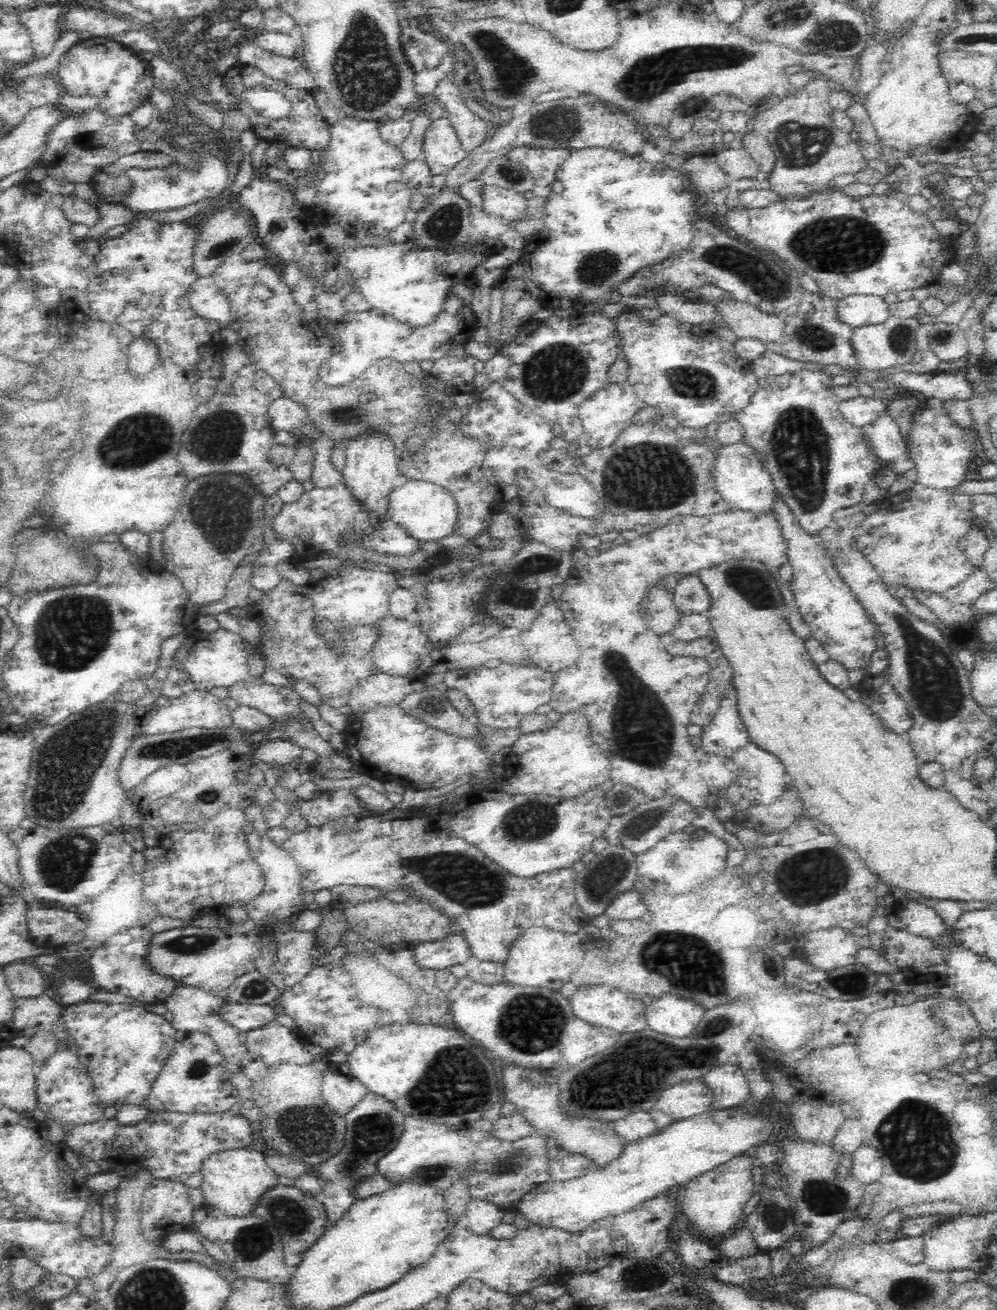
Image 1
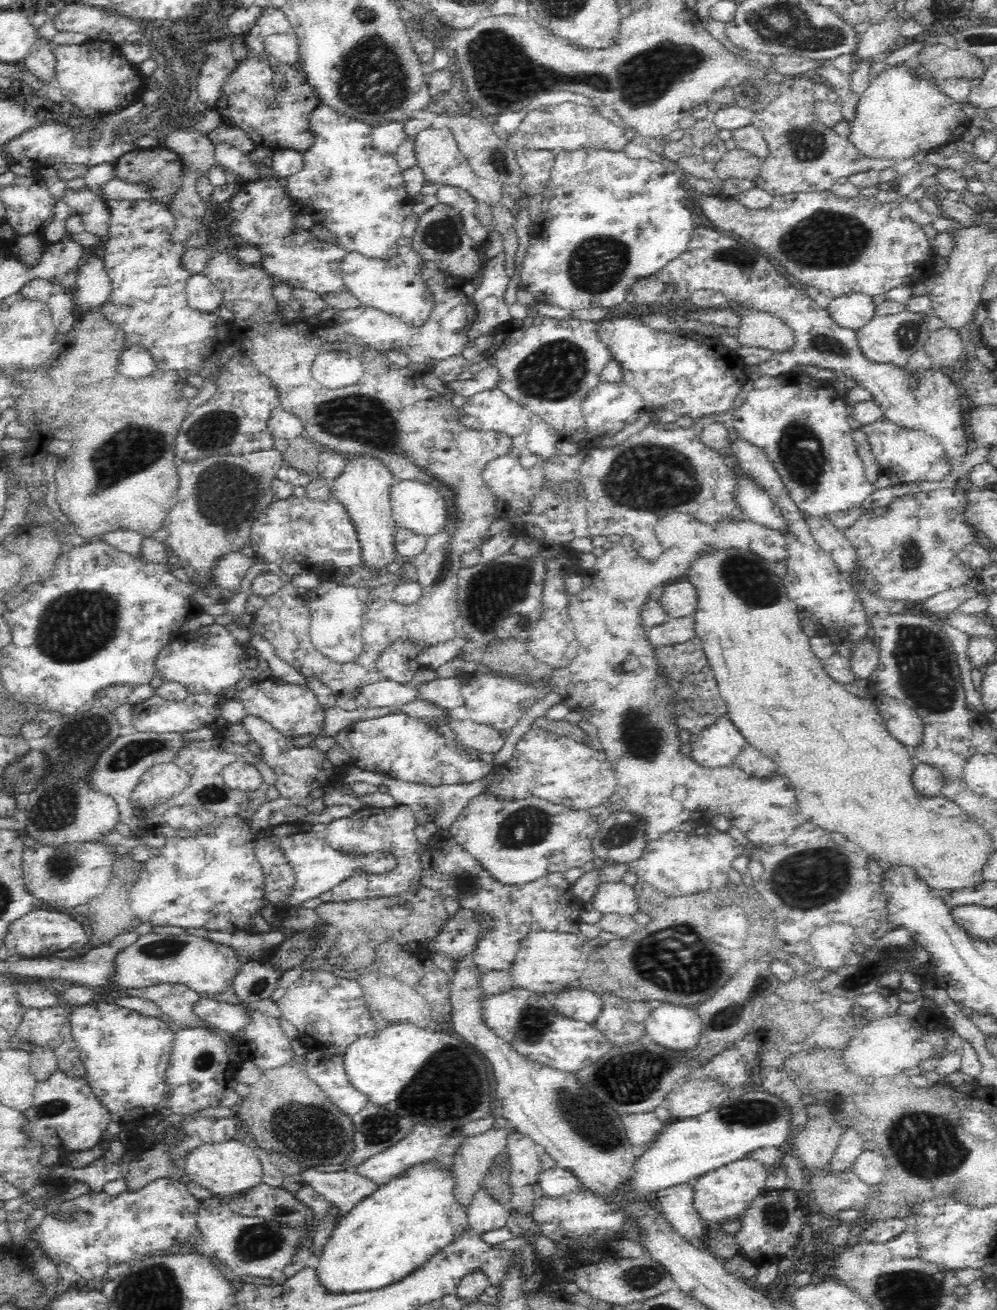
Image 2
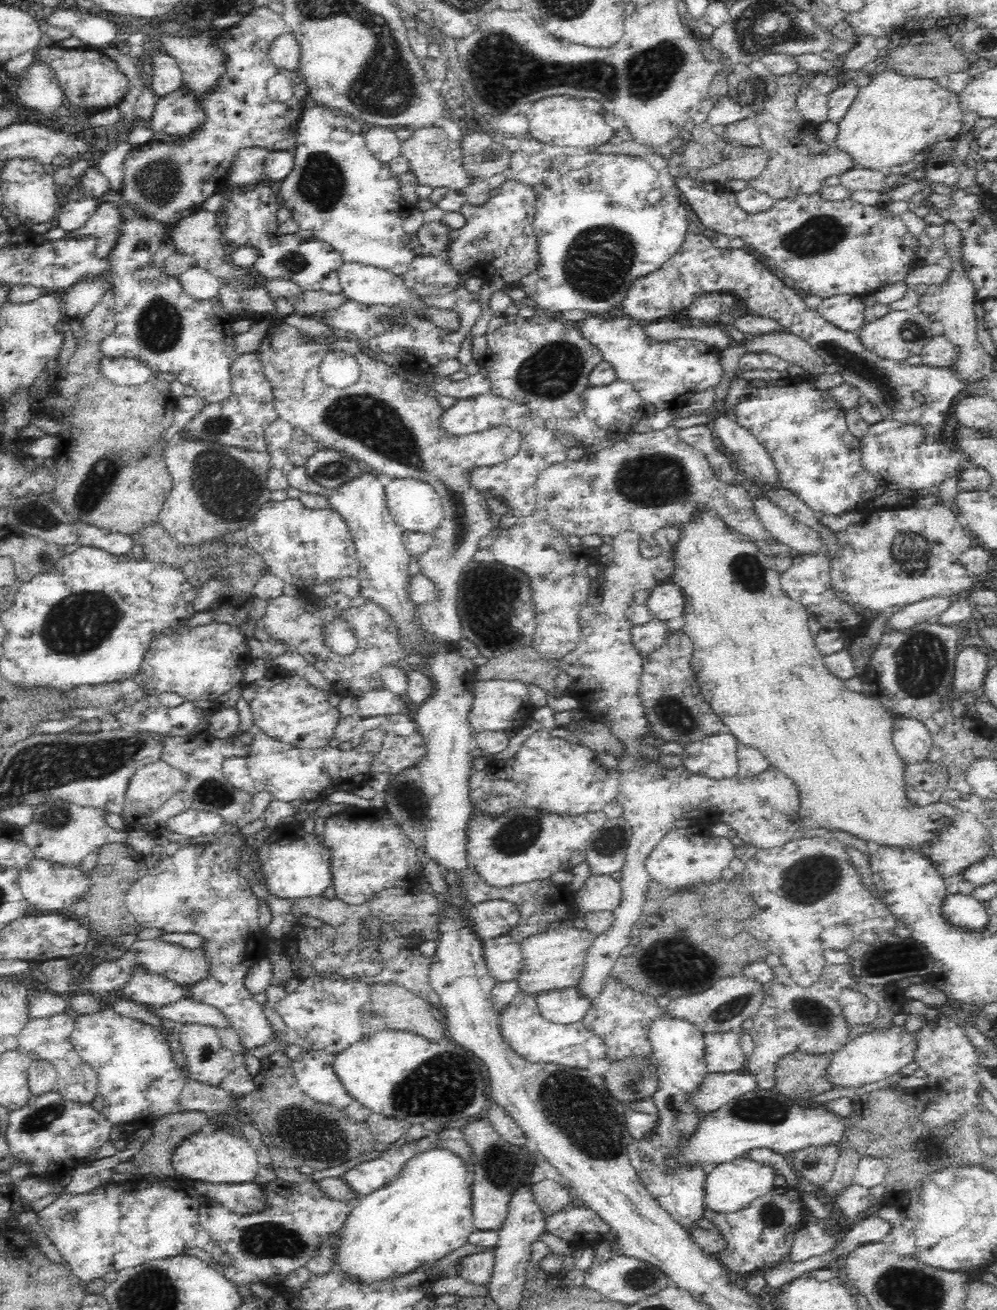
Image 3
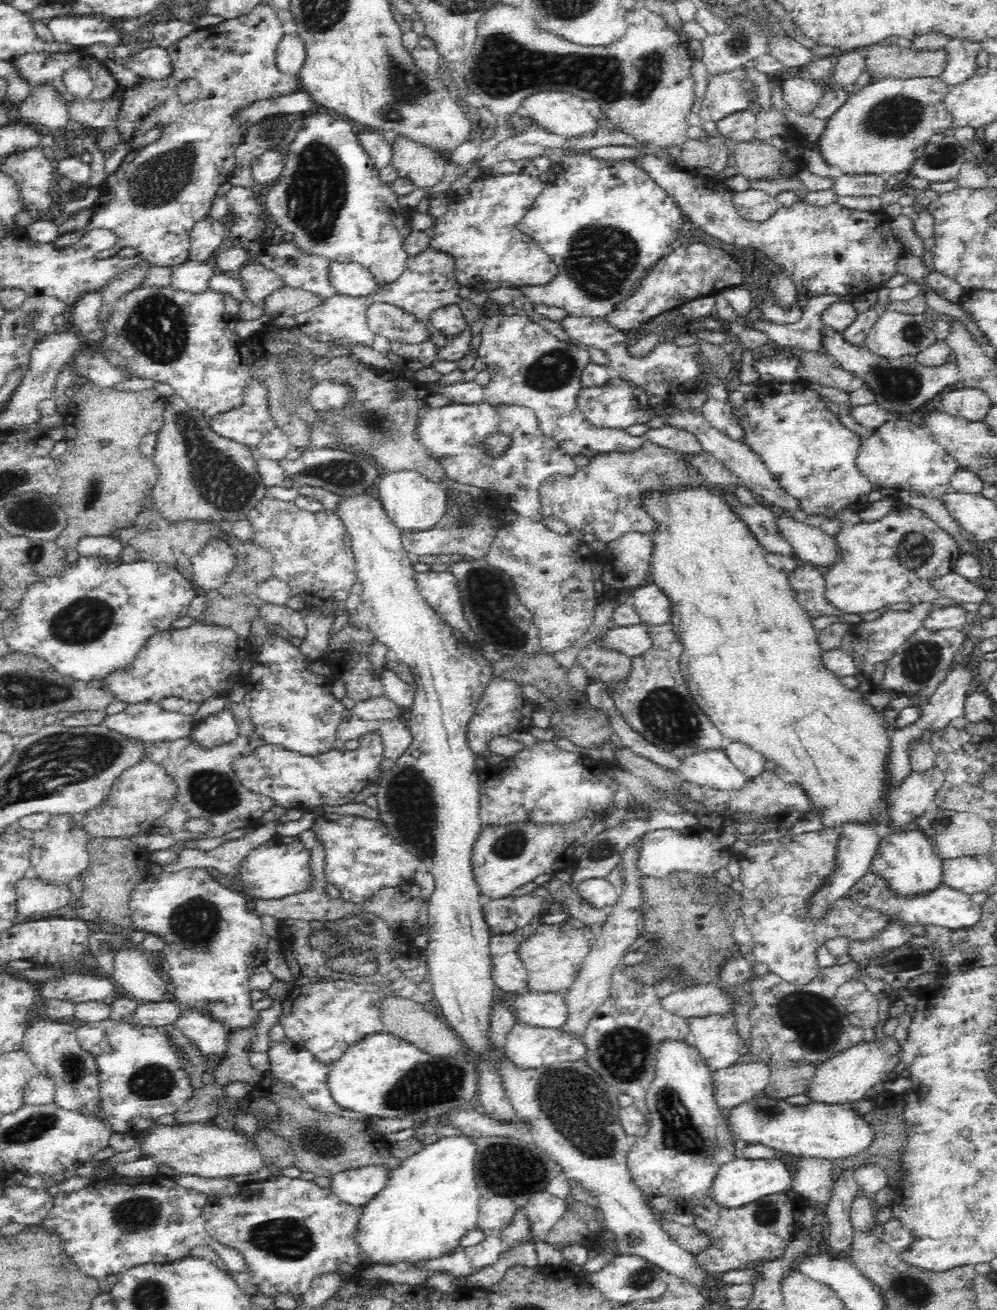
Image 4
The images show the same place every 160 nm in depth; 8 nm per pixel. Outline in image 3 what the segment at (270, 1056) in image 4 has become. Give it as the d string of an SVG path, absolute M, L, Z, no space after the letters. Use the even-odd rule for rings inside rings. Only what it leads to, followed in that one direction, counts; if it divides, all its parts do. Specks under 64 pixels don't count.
M287 1043L286 1055L290 1058L290 1066L294 1068L294 1075L298 1081L299 1087L310 1095L310 1097L326 1104L334 1105L350 1121L365 1121L371 1114L371 1111L364 1103L351 1097L344 1085L338 1078L338 1073L334 1069L334 1061L337 1055L319 1050L306 1050L298 1045Z

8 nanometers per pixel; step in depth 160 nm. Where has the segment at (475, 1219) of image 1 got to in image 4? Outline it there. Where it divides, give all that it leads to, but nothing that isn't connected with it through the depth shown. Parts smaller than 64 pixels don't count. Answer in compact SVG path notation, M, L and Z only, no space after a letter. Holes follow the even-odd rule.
M439 1124L436 1127L416 1128L414 1138L424 1140L427 1136L465 1136L475 1143L475 1181L479 1190L477 1228L483 1231L496 1231L507 1227L518 1207L524 1207L530 1196L537 1190L546 1189L550 1180L563 1176L558 1166L546 1151L533 1142L526 1143L513 1136L465 1135L464 1131L452 1124Z

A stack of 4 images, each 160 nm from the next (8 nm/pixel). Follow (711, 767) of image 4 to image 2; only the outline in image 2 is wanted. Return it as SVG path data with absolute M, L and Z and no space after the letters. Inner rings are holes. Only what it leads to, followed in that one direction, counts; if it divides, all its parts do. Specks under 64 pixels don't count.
M726 712L702 730L690 733L688 743L694 762L705 767L732 766L746 739Z

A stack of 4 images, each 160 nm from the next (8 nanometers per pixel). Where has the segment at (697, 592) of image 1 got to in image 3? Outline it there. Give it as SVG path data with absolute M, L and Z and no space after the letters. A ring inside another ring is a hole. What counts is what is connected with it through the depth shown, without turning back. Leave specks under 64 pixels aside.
M666 582L651 589L646 605L654 613L654 618L674 620L684 614L684 589L676 583Z

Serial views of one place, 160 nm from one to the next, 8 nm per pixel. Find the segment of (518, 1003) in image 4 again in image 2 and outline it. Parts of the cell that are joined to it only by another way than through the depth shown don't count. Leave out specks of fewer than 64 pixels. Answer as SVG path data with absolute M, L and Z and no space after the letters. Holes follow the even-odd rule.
M579 985L565 988L558 993L546 993L546 997L564 1016L588 1024L595 1023L604 1010L602 995Z

